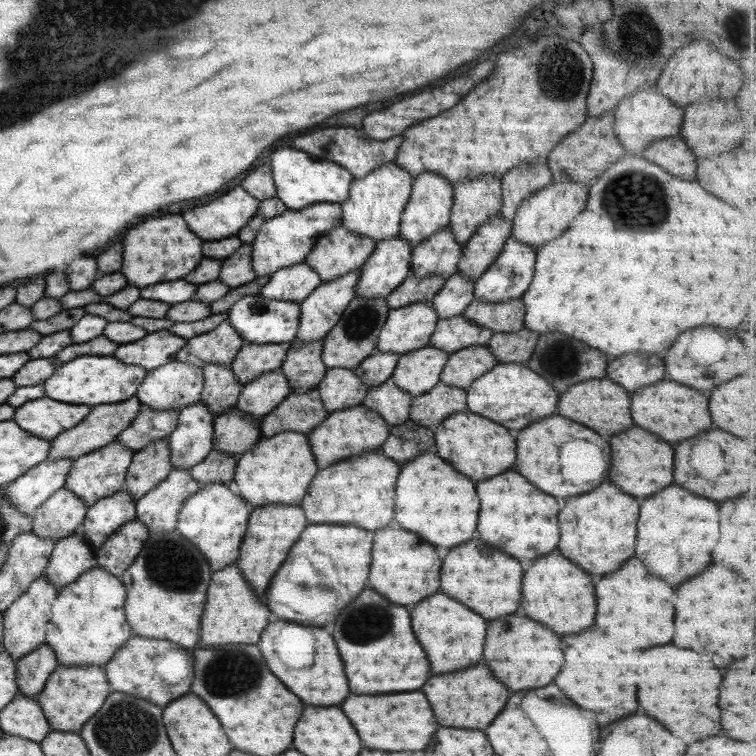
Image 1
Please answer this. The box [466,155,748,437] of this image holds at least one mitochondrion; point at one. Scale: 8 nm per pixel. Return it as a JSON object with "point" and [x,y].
{"point":[634,199]}

